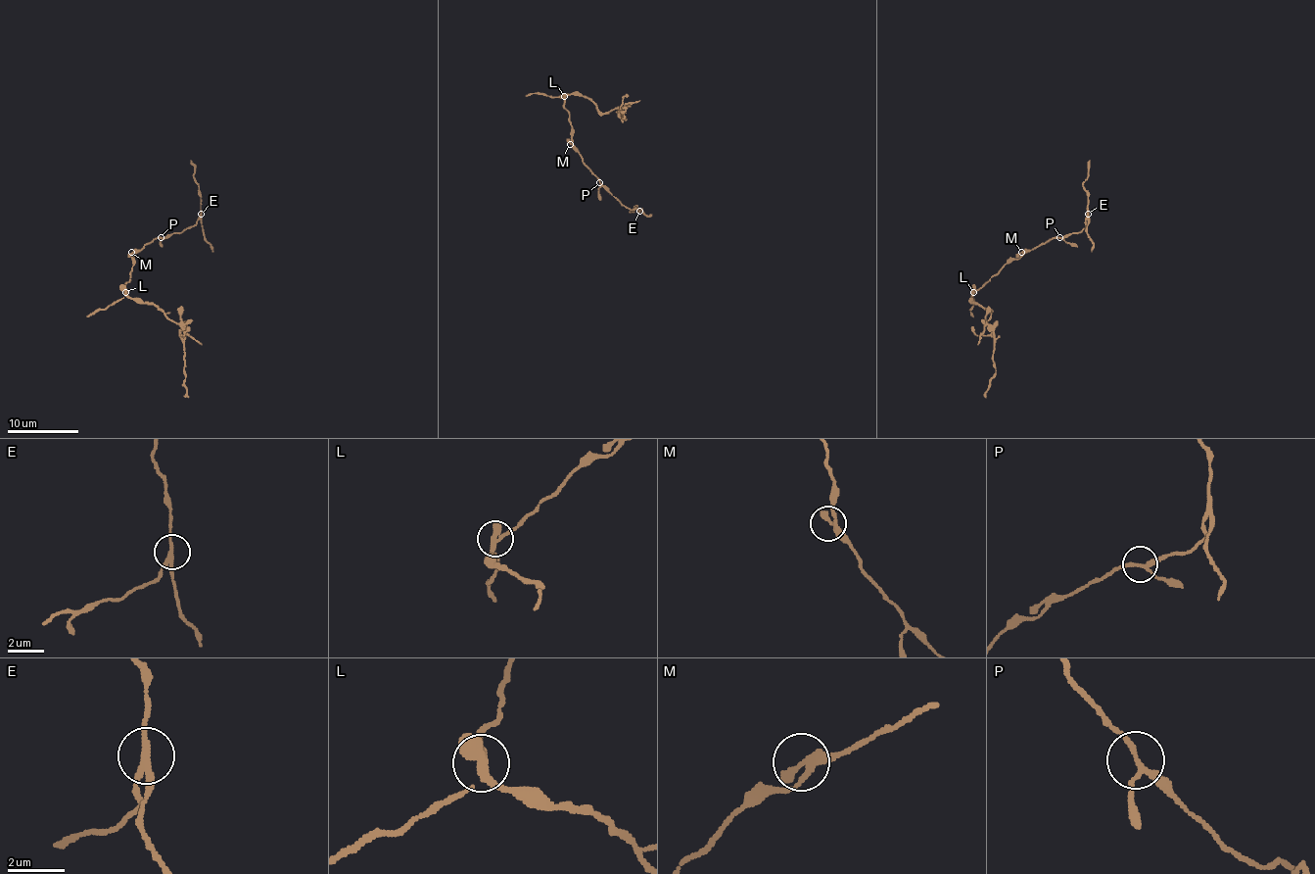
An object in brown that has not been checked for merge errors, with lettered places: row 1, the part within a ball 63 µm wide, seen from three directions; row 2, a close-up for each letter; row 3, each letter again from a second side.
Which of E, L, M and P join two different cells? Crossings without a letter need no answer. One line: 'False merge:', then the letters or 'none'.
False merge: E, L

